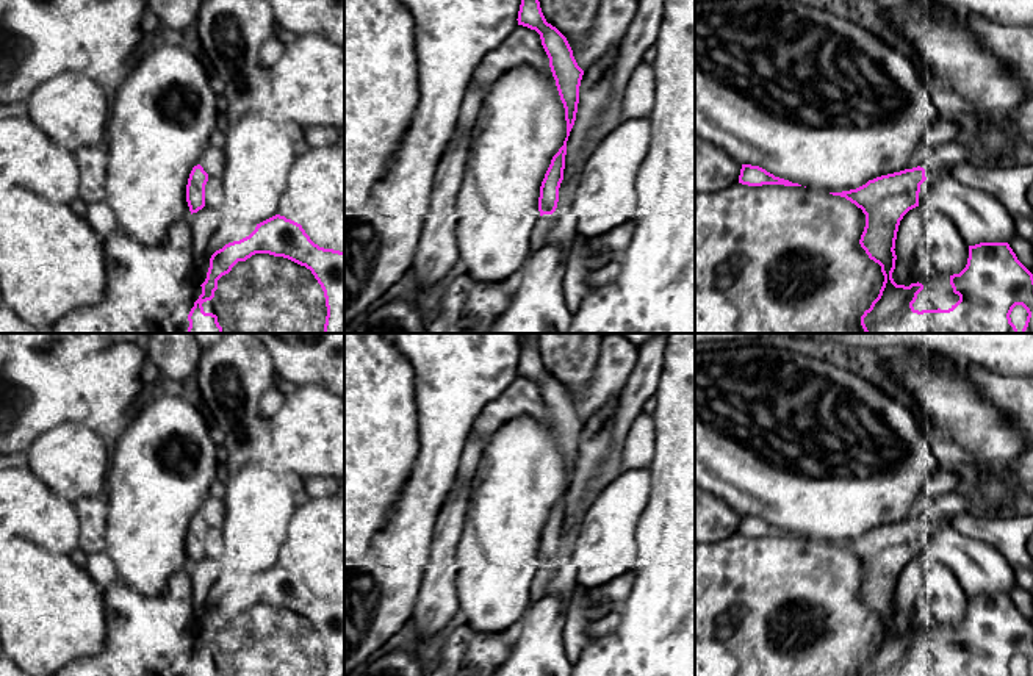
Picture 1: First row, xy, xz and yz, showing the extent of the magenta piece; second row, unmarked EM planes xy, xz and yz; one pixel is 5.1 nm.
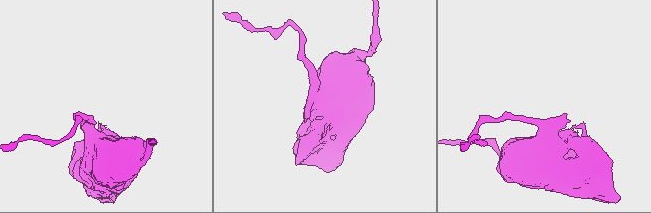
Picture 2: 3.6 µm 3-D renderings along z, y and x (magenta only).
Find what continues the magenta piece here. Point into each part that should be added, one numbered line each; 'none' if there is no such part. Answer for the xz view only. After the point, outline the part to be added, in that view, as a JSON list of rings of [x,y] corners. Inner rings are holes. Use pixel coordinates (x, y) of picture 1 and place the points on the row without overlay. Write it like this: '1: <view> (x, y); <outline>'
1: xz (539, 586); [[[543,565],[538,568],[538,573],[531,585],[531,604],[535,604],[545,596],[546,585],[554,571],[552,565]]]

